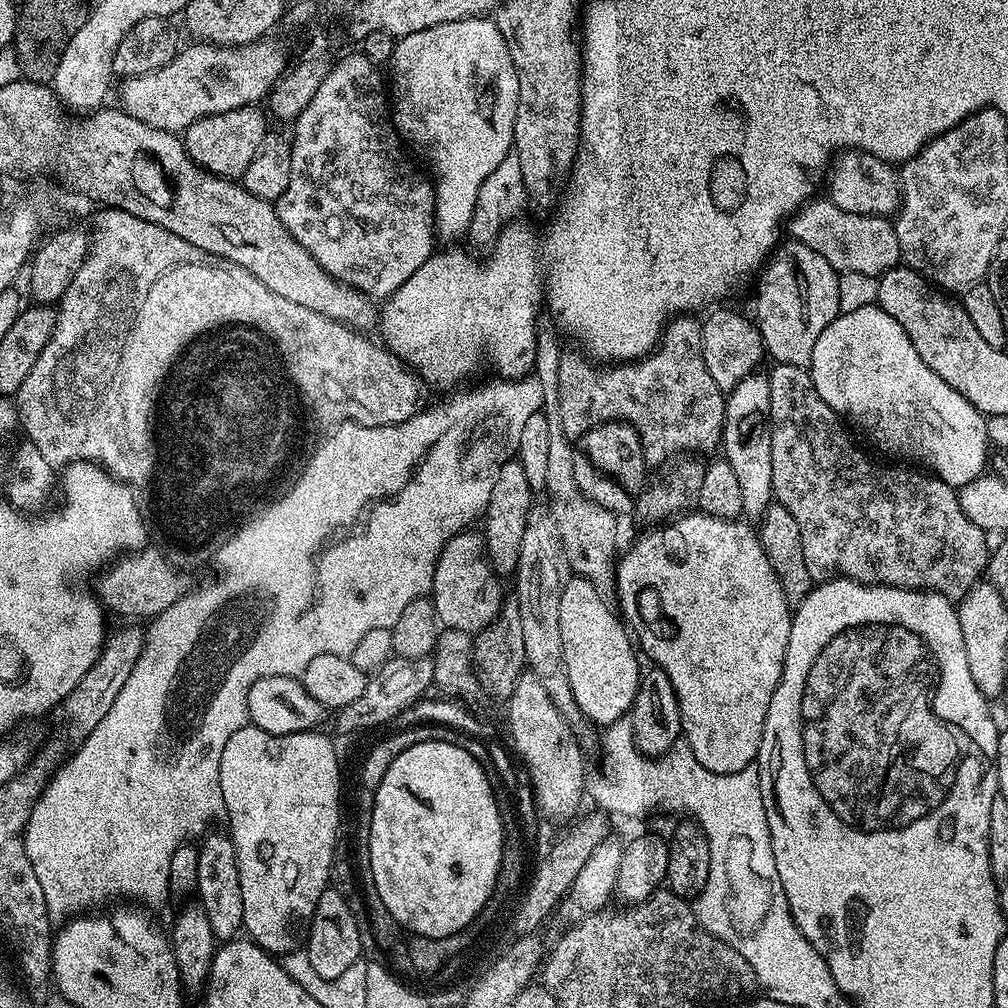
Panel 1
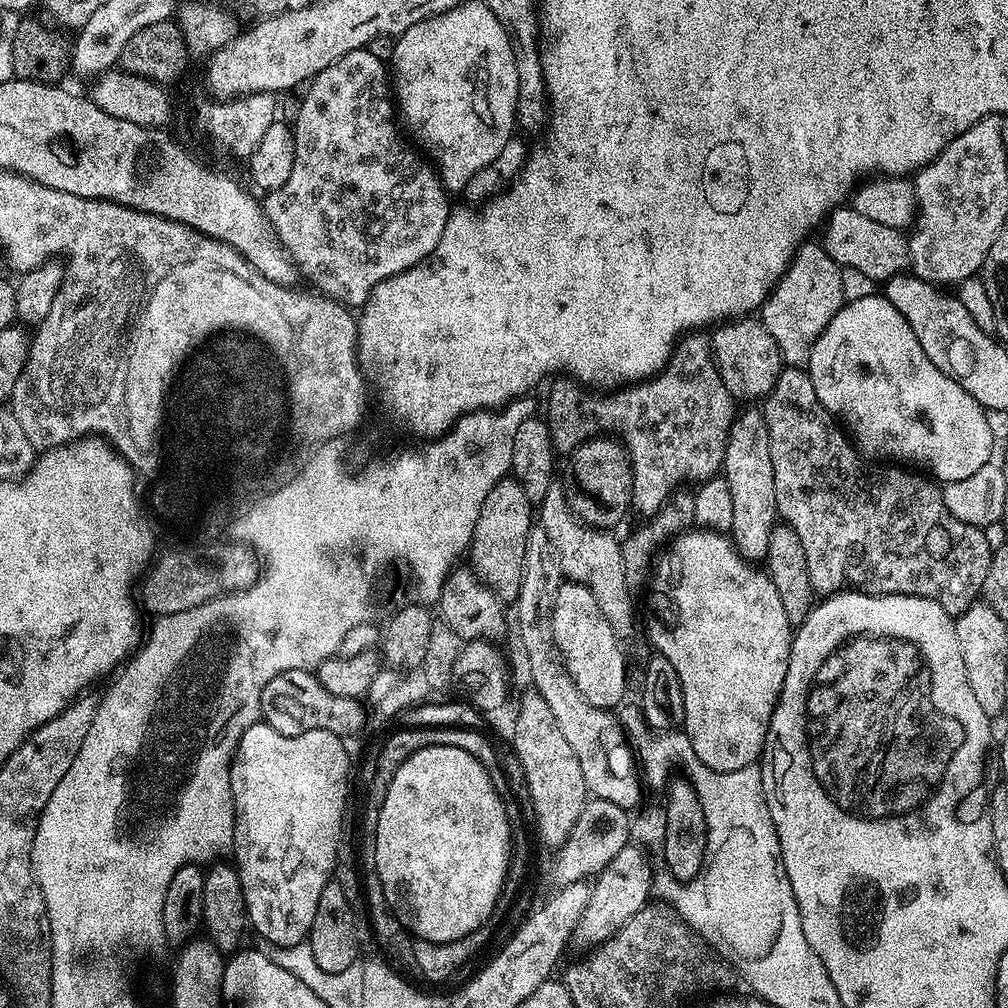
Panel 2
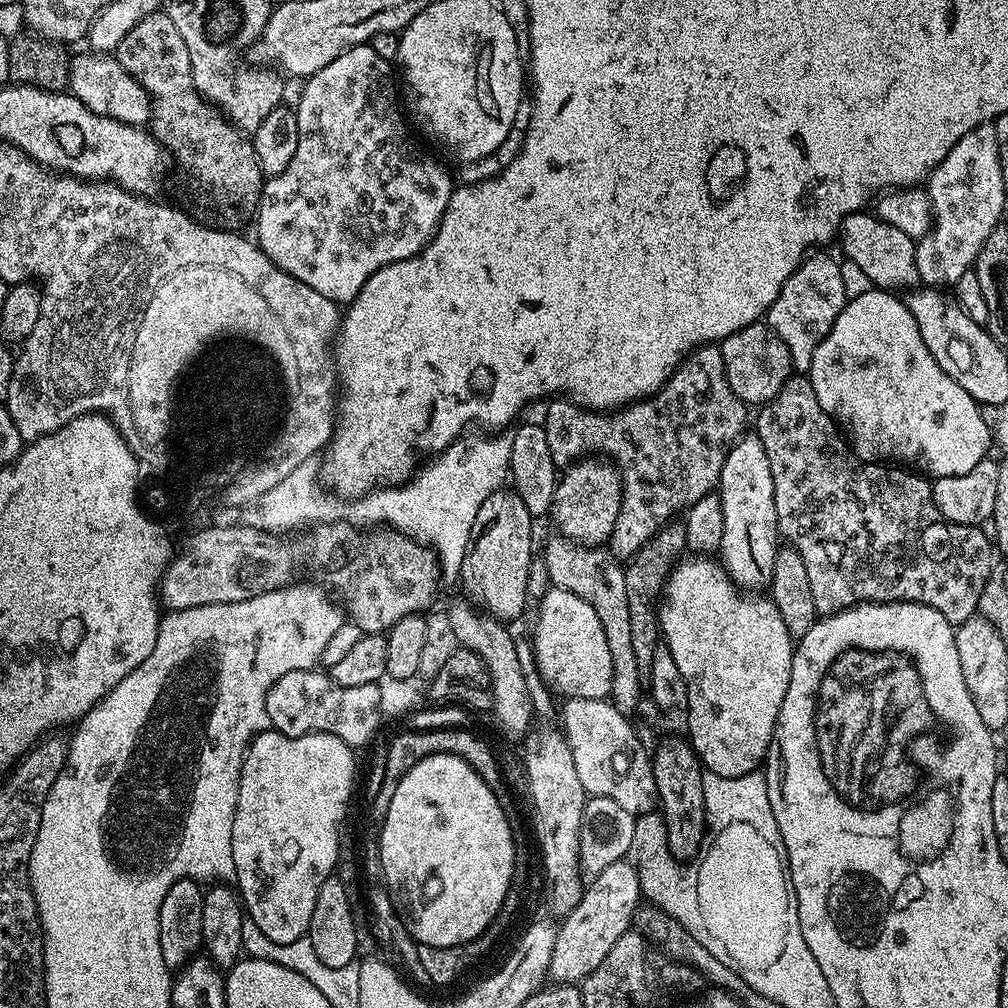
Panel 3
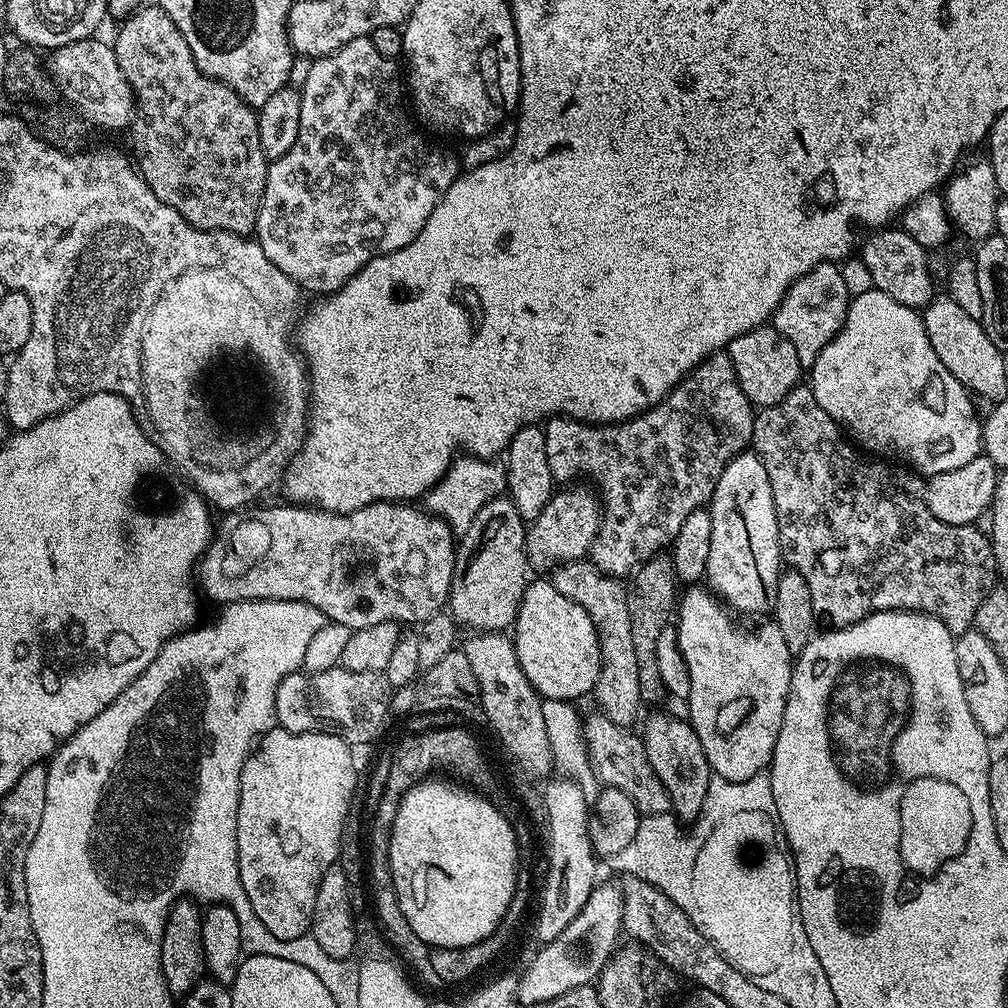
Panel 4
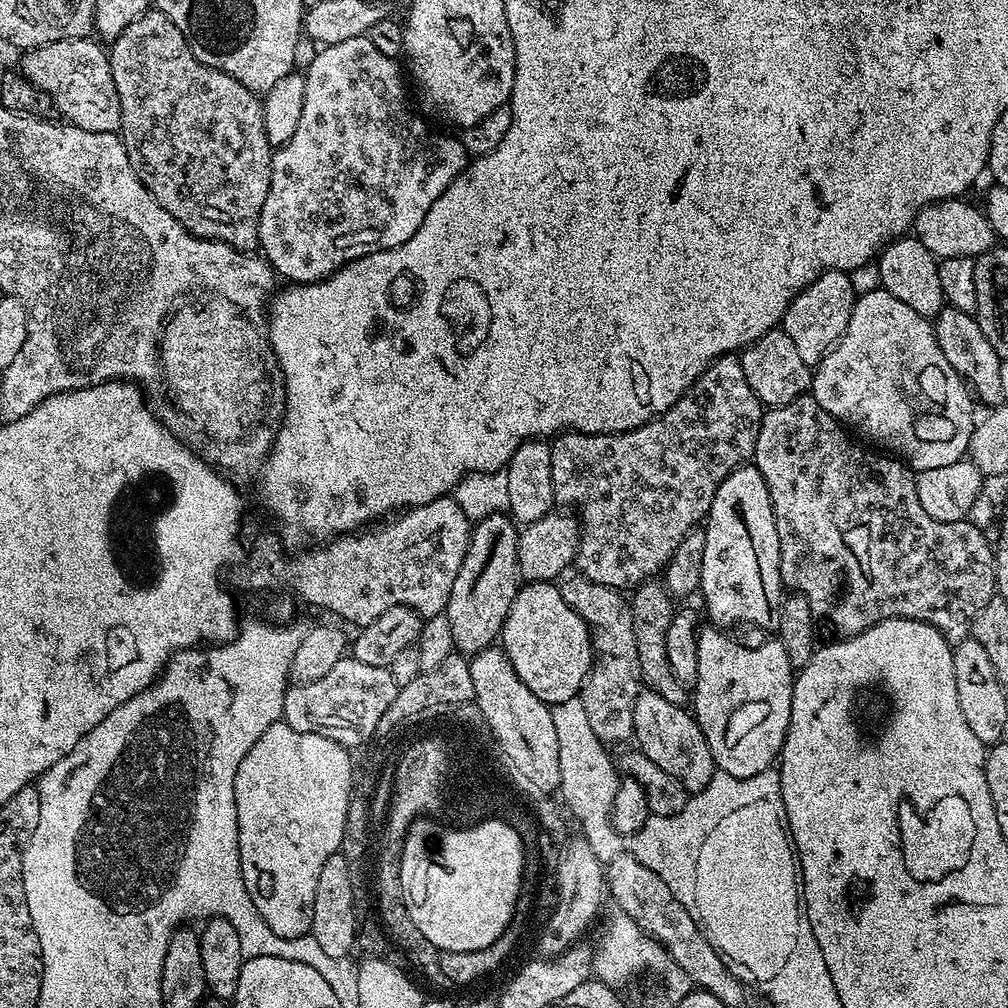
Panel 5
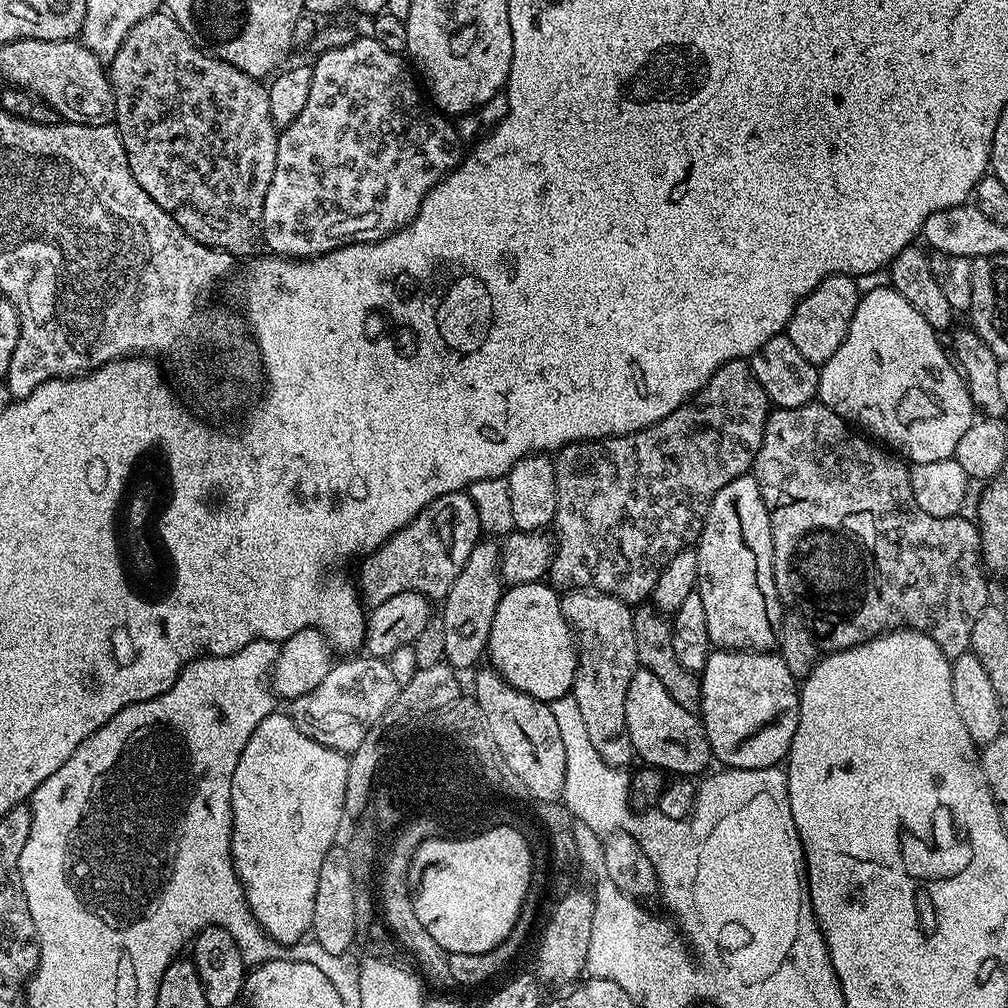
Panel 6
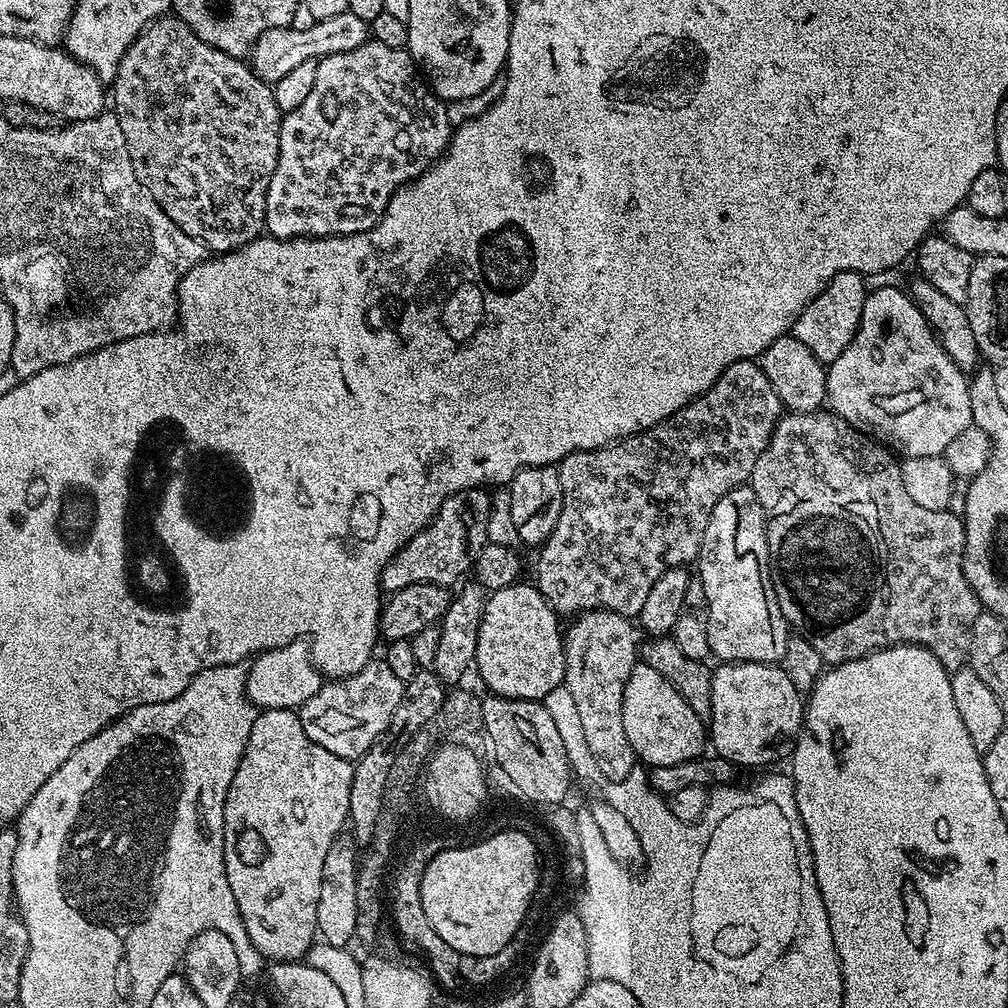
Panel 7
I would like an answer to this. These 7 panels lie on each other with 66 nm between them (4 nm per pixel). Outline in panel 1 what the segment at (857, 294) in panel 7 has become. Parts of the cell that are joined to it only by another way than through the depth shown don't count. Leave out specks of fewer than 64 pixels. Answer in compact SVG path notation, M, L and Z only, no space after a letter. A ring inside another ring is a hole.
M788 238L773 251L758 279L754 323L760 329L765 353L773 356L776 364L808 368L818 334L841 313L841 277L822 254L810 250L801 240Z

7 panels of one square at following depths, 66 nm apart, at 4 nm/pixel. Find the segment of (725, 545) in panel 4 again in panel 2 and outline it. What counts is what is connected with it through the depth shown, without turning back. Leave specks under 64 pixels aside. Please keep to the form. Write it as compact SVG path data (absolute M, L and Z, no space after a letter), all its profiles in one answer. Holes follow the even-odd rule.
M748 406L745 412L743 409L732 421L722 475L730 486L734 501L734 526L730 539L745 560L760 562L768 549L770 530L778 522L778 513L774 498L774 462L770 462L766 418L759 407L752 407L756 406Z

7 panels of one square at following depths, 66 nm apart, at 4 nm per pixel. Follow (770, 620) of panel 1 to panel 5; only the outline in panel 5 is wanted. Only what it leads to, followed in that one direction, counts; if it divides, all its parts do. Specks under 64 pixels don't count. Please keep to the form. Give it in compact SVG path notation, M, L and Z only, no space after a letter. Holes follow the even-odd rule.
M715 626L701 627L698 632L698 674L690 696L690 708L710 746L719 771L734 778L750 778L777 763L790 726L790 702L794 669L779 638L772 638L757 648L747 648Z

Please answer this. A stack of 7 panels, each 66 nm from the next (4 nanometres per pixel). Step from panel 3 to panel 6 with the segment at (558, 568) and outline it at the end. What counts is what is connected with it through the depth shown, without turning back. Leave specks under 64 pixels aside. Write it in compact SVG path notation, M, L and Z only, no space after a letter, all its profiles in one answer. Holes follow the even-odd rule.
M591 590L565 591L561 595L560 605L578 645L576 677L570 695L578 700L579 710L583 715L583 721L586 722L587 733L590 734L591 745L598 750L603 762L608 763L612 768L623 769L626 766L624 764L634 760L630 734L626 730L626 690L630 690L630 678L634 678L638 667L636 662L638 650L634 650L633 609L616 596Z

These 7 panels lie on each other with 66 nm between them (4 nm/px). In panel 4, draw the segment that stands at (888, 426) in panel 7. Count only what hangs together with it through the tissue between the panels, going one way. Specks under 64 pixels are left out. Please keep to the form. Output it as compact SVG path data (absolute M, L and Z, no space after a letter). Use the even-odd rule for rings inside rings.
M872 287L868 293L851 297L840 333L818 354L810 375L810 387L818 406L843 426L861 449L869 448L864 449L869 453L900 455L924 478L958 470L958 466L966 466L966 462L981 455L982 420L972 409L969 389L938 358L923 315L915 308L902 306L902 302L894 302L890 294Z

